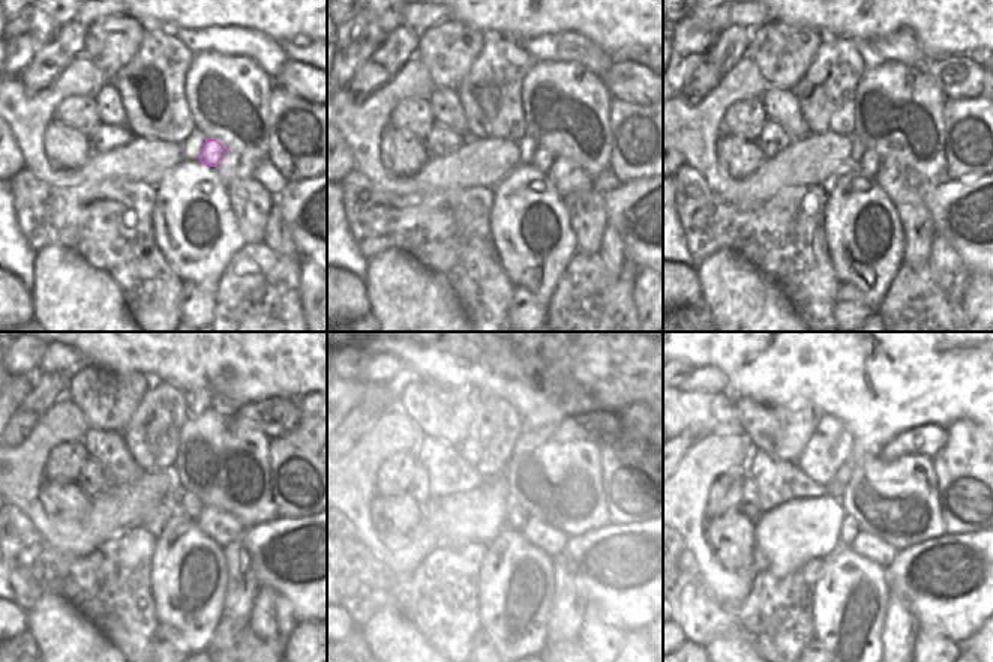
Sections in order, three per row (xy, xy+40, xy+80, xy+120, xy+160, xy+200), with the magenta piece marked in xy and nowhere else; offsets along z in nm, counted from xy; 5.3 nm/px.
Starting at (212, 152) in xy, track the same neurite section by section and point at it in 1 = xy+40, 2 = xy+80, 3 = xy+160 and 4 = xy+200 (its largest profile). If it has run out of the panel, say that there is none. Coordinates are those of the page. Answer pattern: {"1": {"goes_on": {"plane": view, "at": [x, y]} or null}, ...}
{"1": {"goes_on": {"plane": "xy+40", "at": [543, 159]}}, "2": {"goes_on": {"plane": "xy+80", "at": [869, 164]}}, "3": {"goes_on": {"plane": "xy+160", "at": [516, 521]}}, "4": {"goes_on": {"plane": "xy+200", "at": [849, 529]}}}

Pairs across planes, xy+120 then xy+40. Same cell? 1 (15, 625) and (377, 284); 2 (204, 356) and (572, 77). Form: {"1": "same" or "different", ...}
{"1": "different", "2": "different"}

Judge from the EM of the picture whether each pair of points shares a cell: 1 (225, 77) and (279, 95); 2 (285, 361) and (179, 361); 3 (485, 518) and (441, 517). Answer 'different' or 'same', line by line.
1: different
2: same
3: same

